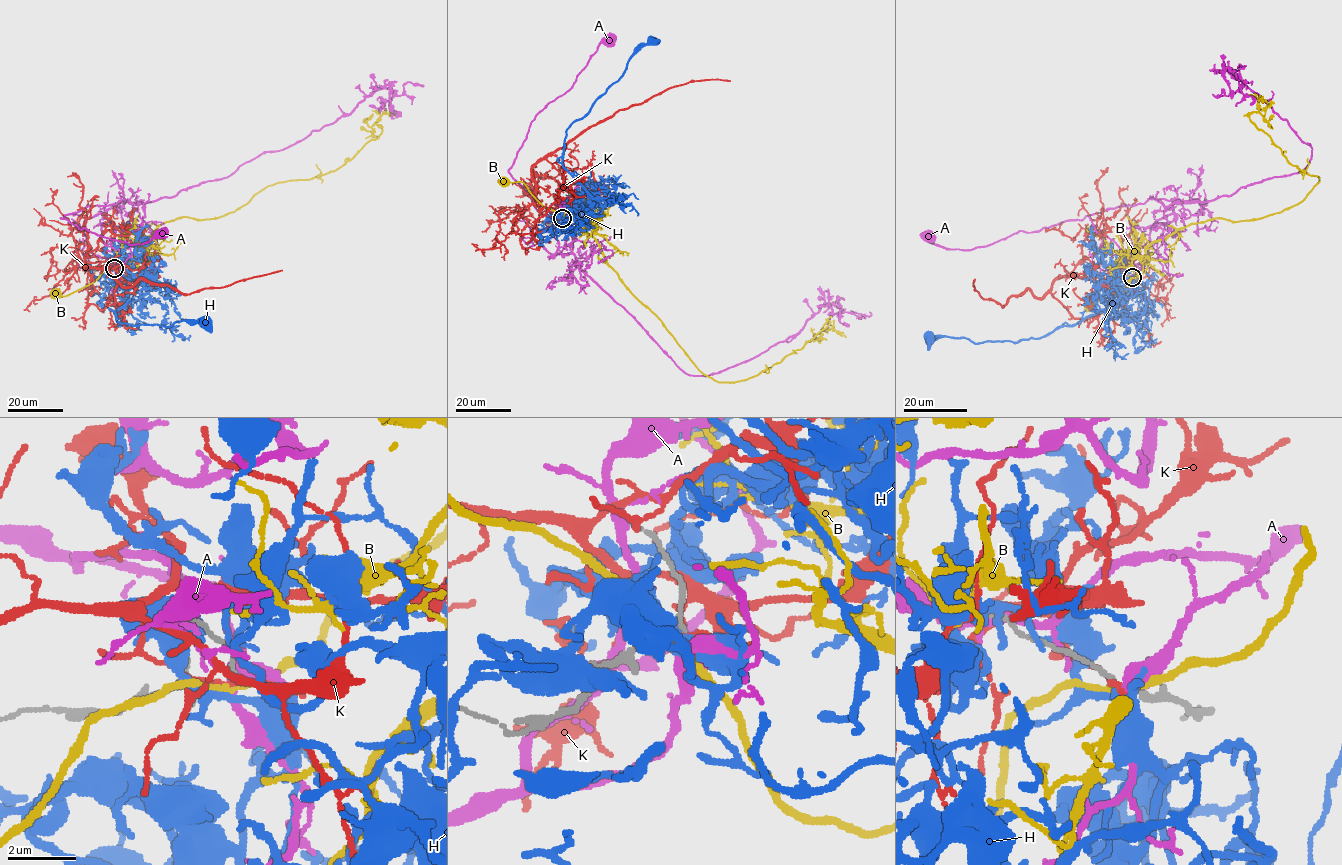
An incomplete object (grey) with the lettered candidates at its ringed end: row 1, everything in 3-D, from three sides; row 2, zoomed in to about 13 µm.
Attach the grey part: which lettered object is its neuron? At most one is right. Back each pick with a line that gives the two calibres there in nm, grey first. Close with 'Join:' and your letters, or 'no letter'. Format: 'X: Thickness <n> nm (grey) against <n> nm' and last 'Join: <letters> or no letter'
H: Thickness 190 nm (grey) against 160 nm
Join: H

